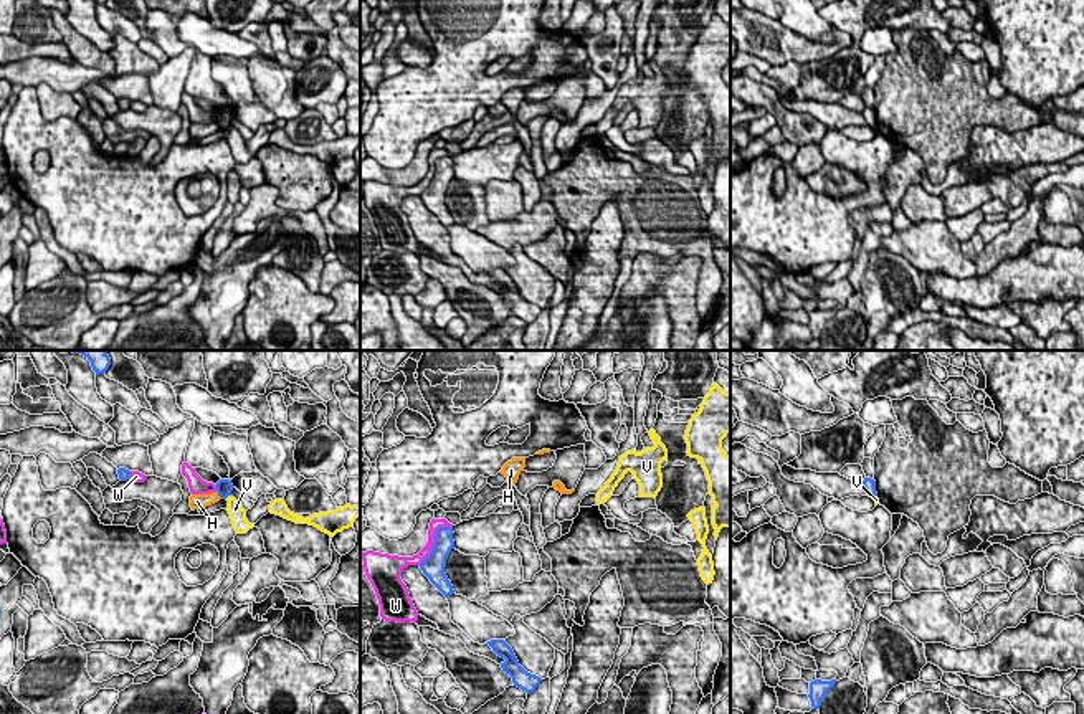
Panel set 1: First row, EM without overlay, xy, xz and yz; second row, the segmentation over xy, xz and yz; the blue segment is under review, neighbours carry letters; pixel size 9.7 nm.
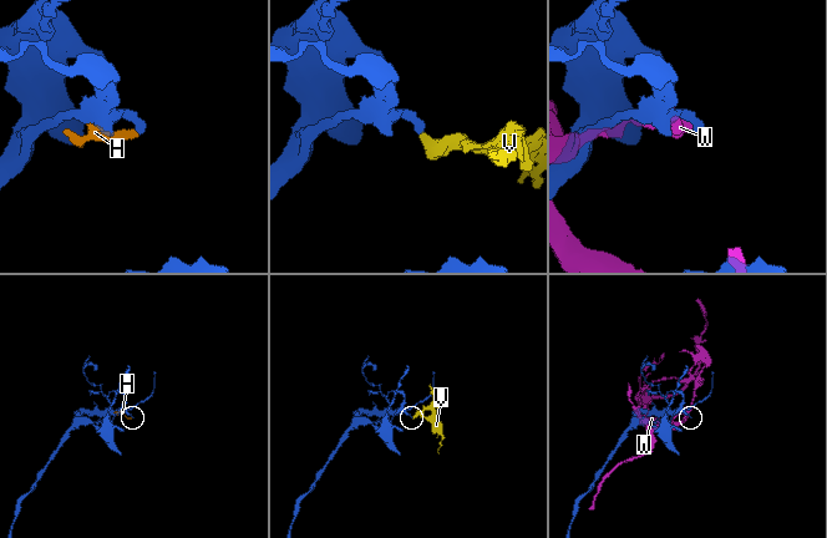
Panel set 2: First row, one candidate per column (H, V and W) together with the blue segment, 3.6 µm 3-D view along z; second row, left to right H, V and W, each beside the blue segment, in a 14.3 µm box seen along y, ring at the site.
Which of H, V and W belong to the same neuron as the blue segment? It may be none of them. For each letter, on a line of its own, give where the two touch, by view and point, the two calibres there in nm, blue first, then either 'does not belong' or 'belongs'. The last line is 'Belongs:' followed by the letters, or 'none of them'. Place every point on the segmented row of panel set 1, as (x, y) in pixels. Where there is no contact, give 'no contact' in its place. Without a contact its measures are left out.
H: meets blue in xy at (218, 495); 160 nm thick on the blue side, 160 nm on the other; does not belong
V: meets blue in xy at (227, 496); 160 nm thick on the blue side, 160 nm on the other; does not belong
W: meets blue in xz at (435, 541); 220 nm thick on the blue side, 120 nm on the other; does not belong
Belongs: none of them

